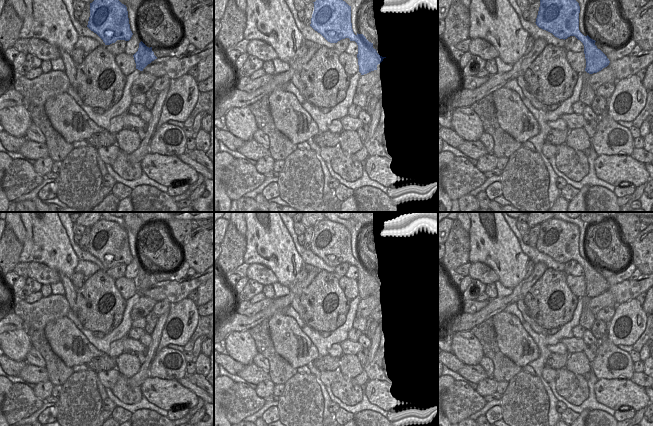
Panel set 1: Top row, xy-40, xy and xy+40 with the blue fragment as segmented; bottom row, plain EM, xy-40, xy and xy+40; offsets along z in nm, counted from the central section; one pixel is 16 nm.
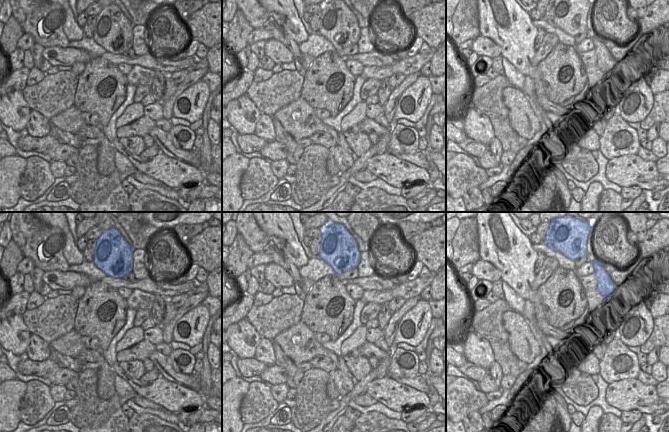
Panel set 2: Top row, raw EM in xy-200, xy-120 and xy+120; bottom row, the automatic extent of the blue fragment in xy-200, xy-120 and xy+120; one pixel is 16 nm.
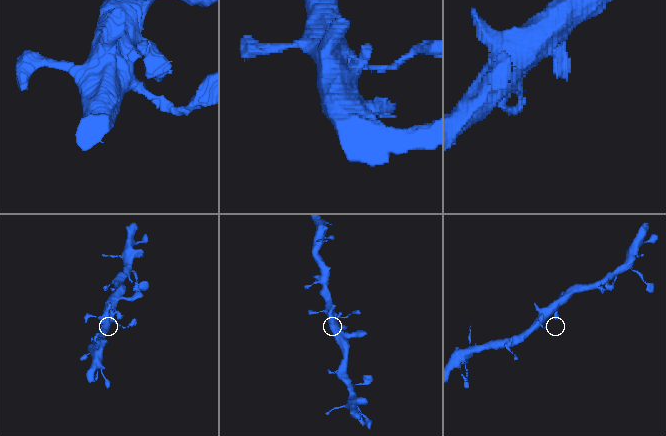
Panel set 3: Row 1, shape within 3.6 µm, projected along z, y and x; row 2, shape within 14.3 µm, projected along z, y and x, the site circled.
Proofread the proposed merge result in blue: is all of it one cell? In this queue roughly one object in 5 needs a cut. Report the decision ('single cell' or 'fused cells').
single cell

